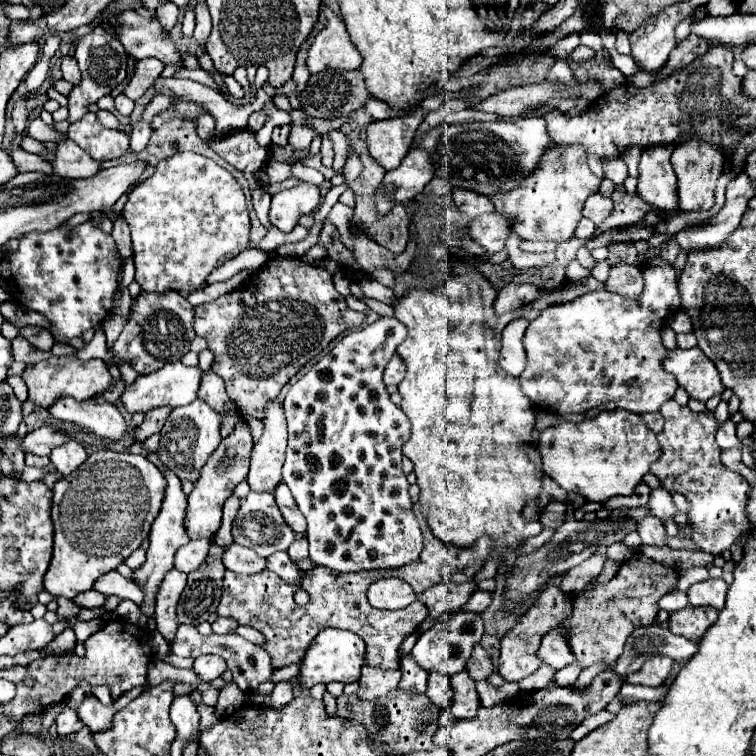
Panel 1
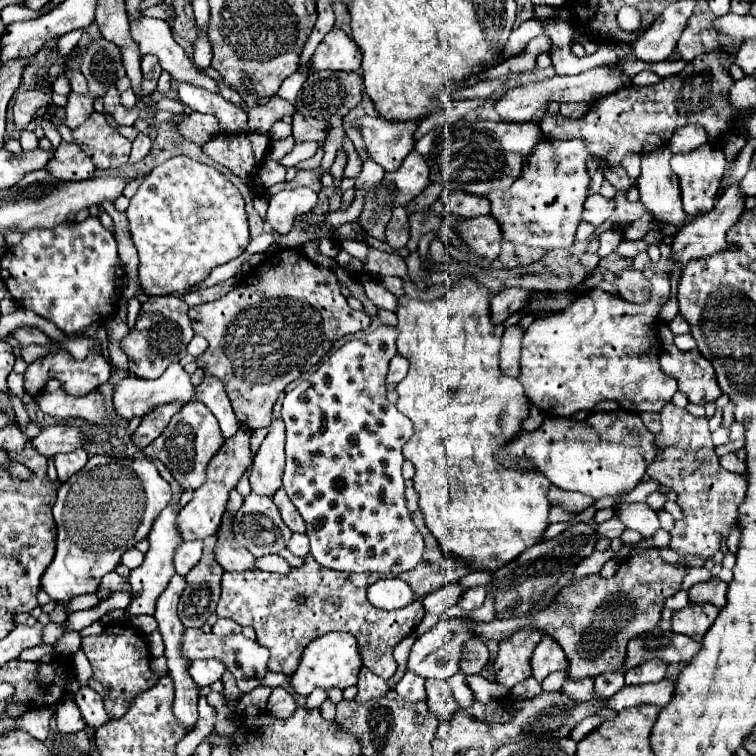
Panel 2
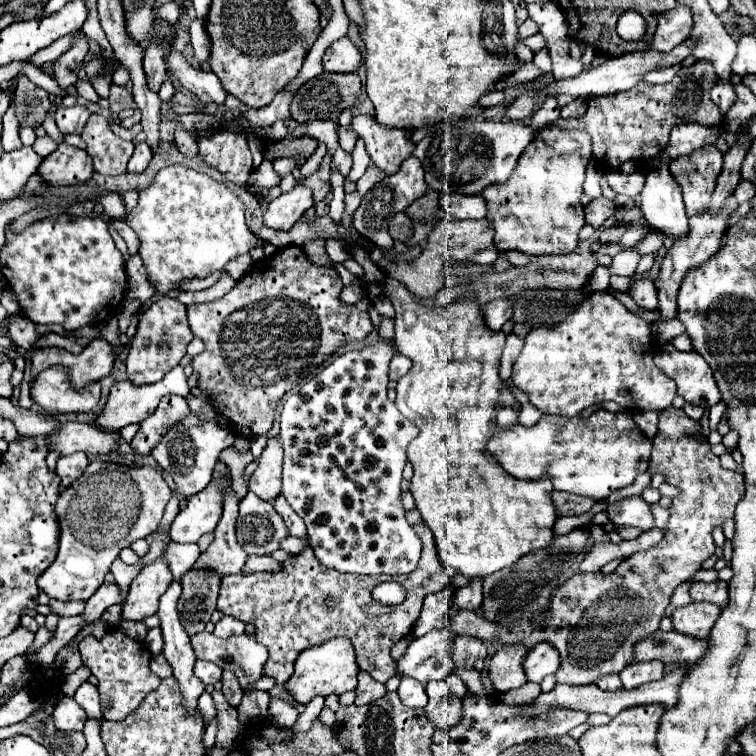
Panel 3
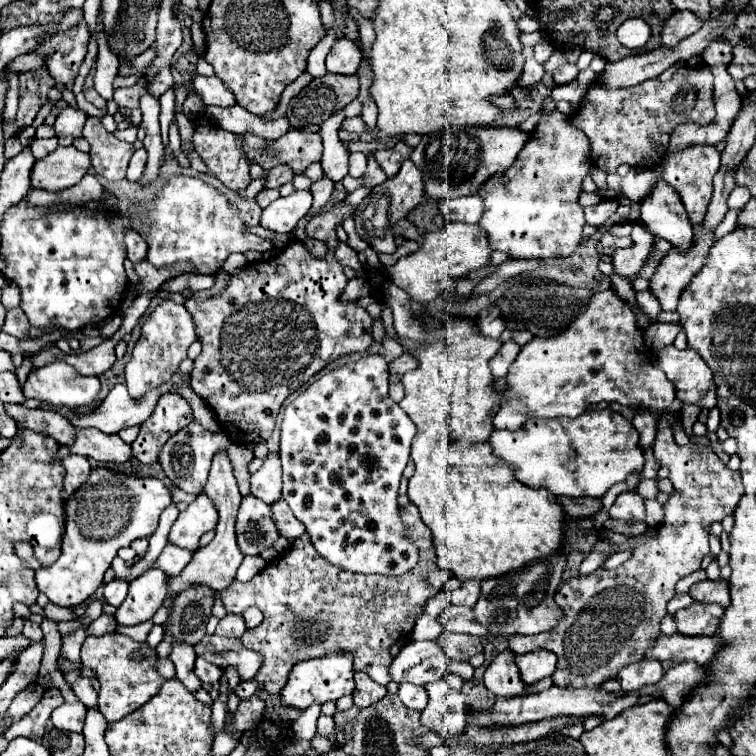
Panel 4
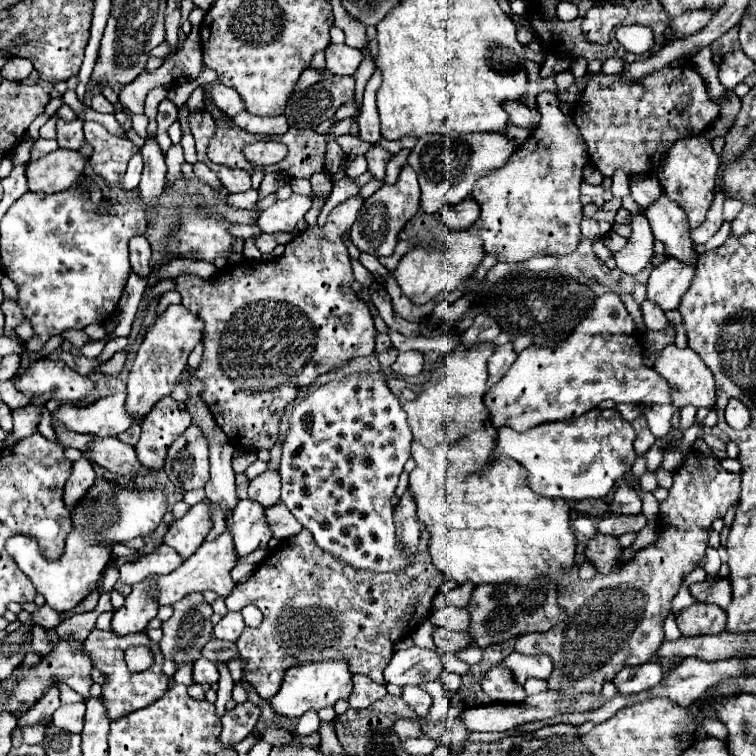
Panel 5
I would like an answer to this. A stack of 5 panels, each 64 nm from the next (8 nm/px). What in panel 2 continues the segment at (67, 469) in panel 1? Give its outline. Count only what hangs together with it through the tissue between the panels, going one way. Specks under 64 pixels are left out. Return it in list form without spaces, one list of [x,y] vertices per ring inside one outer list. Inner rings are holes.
[[[78,448],[76,452],[58,454],[58,456],[54,456],[54,460],[56,460],[56,470],[58,470],[58,480],[64,482],[84,468],[84,464],[88,462],[88,456],[82,448]]]

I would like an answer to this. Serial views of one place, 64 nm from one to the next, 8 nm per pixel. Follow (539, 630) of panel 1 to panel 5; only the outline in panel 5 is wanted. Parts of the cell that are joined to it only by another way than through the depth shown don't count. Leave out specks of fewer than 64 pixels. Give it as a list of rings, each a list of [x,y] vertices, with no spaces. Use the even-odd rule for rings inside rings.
[[[500,664],[494,666],[486,678],[482,680],[482,690],[488,694],[488,698],[492,702],[498,702],[498,704],[508,704],[508,706],[524,706],[524,700],[526,700],[526,694],[524,694],[524,688],[520,684],[514,682],[512,674],[502,668]]]

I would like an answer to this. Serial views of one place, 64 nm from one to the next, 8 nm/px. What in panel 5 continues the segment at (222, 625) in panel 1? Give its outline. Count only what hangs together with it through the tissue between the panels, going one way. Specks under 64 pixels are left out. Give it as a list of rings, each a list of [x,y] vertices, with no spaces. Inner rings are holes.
[[[228,612],[216,626],[214,626],[214,636],[220,640],[238,640],[242,630],[244,630],[244,618],[242,612]]]

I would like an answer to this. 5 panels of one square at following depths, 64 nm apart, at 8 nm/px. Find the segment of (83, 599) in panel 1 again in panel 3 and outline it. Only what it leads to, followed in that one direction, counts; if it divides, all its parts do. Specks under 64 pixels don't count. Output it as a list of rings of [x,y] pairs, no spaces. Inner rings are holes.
[[[50,600],[50,612],[58,614],[58,616],[78,616],[84,610],[82,600],[72,600],[72,602],[58,602],[58,600]]]

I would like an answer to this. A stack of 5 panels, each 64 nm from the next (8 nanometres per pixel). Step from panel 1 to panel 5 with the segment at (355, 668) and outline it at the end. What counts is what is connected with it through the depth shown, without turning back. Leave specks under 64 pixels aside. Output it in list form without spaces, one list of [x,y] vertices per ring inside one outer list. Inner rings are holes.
[[[342,660],[328,662],[312,662],[302,666],[292,666],[282,680],[282,686],[276,696],[272,696],[270,706],[276,714],[284,718],[300,718],[308,710],[320,710],[326,706],[334,706],[338,700],[346,700],[352,692],[352,674],[348,664]]]

